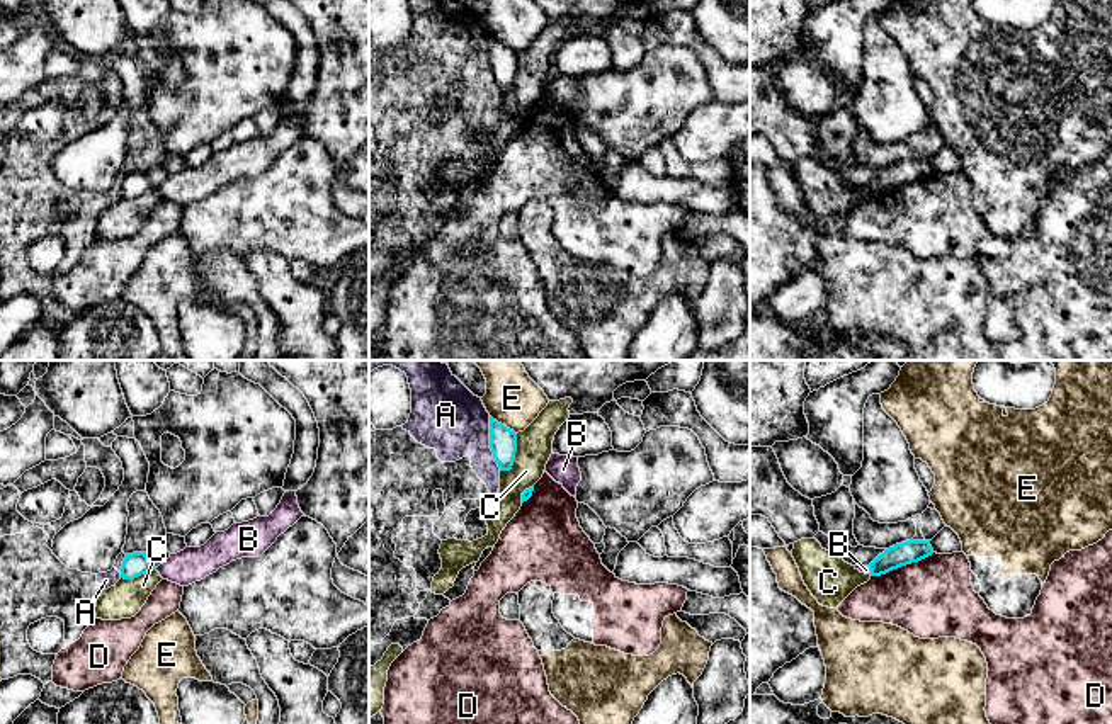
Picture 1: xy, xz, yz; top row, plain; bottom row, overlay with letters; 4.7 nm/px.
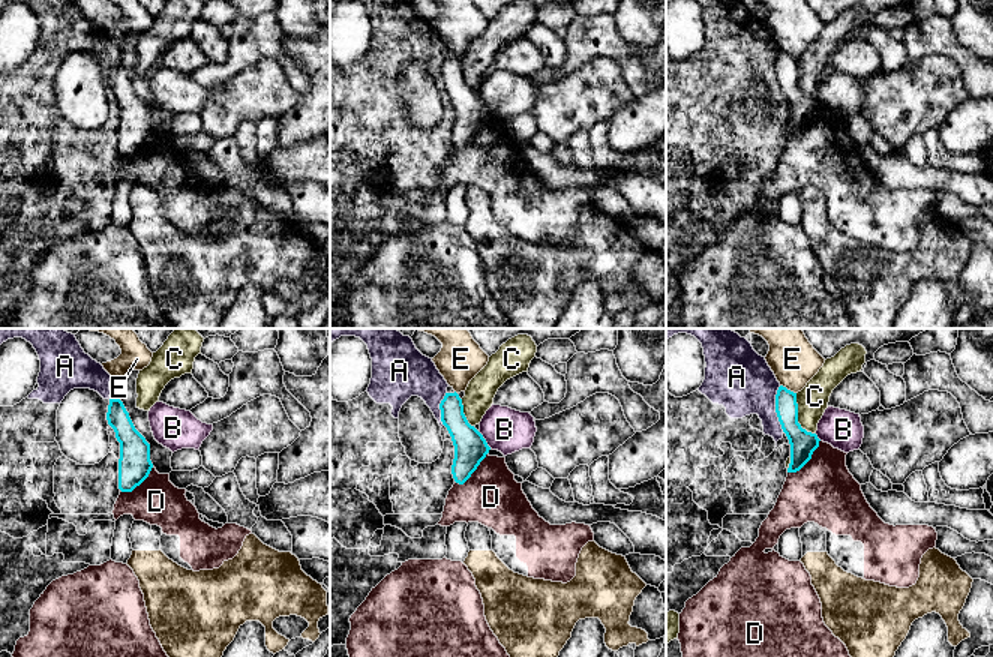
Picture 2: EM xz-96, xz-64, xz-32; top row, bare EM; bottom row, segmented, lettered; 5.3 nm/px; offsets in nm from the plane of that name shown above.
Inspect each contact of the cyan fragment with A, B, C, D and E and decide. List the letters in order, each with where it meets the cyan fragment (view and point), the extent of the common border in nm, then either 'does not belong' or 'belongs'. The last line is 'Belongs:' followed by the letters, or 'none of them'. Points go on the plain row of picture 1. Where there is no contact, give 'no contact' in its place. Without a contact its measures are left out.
A: meets cyan in xz at (490, 63); contact 260 nm long; does not belong
B: meets cyan in yz at (869, 187); contact 40 nm long; does not belong
C: meets cyan in xz at (514, 75); contact 200 nm long; does not belong
D: meets cyan in yz at (902, 184); contact 320 nm long; does not belong
E: meets cyan in xz at (504, 45); contact 160 nm long; does not belong
Belongs: none of them

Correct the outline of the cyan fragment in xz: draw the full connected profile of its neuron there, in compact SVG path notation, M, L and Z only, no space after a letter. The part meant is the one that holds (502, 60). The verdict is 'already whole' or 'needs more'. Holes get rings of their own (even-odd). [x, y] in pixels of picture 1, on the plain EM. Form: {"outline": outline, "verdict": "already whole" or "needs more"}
{"outline": "M490 36L490 68L500 90L510 90L517 71L517 53Z", "verdict": "already whole"}

